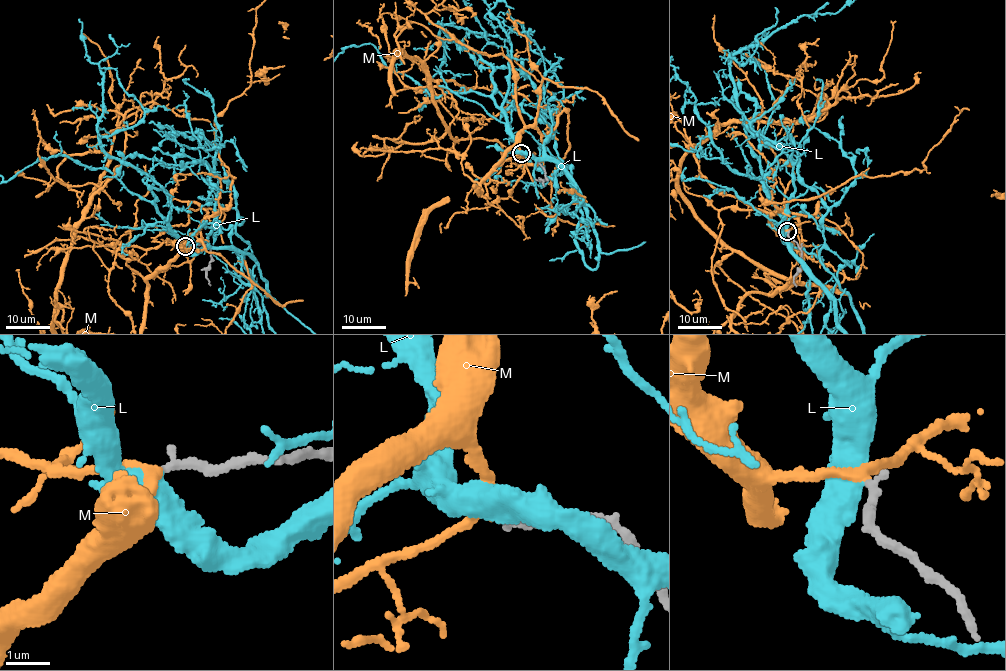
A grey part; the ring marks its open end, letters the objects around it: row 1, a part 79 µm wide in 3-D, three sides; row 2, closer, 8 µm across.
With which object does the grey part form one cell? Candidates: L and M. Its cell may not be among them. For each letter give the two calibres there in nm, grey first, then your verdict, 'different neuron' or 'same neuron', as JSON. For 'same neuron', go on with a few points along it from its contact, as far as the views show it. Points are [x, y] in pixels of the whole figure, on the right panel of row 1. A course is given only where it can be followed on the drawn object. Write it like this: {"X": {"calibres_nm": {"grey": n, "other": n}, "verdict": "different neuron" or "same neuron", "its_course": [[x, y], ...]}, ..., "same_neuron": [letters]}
{"L": {"calibres_nm": {"grey": 200, "other": 420}, "verdict": "different neuron"}, "M": {"calibres_nm": {"grey": 200, "other": 220}, "verdict": "same neuron"}, "same_neuron": ["M"]}

